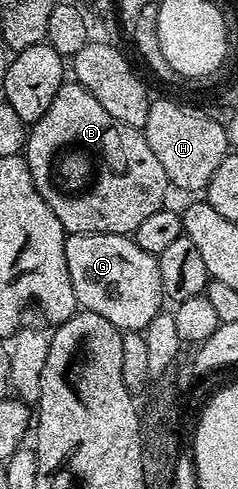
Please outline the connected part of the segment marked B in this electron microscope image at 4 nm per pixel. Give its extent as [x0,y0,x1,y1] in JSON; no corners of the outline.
[22,81,170,236]

